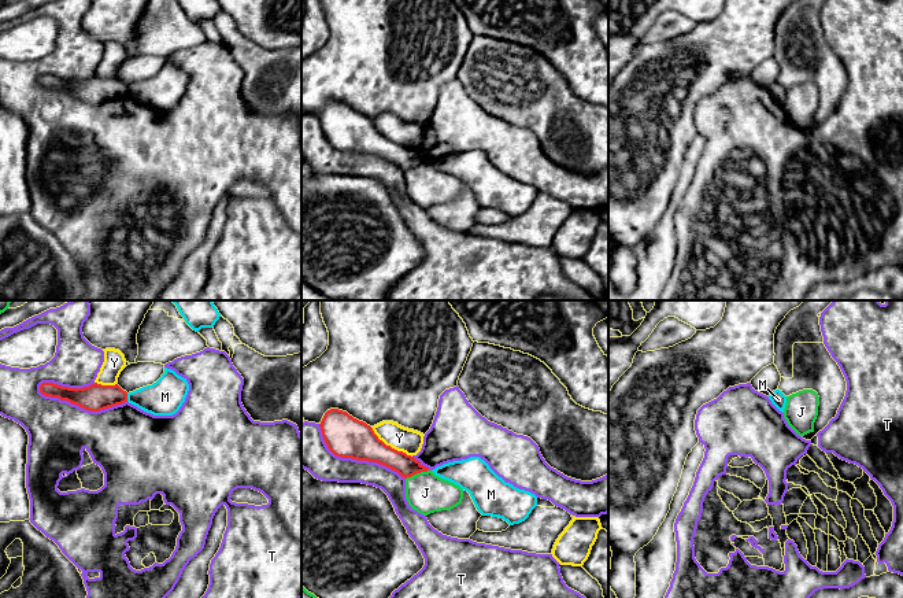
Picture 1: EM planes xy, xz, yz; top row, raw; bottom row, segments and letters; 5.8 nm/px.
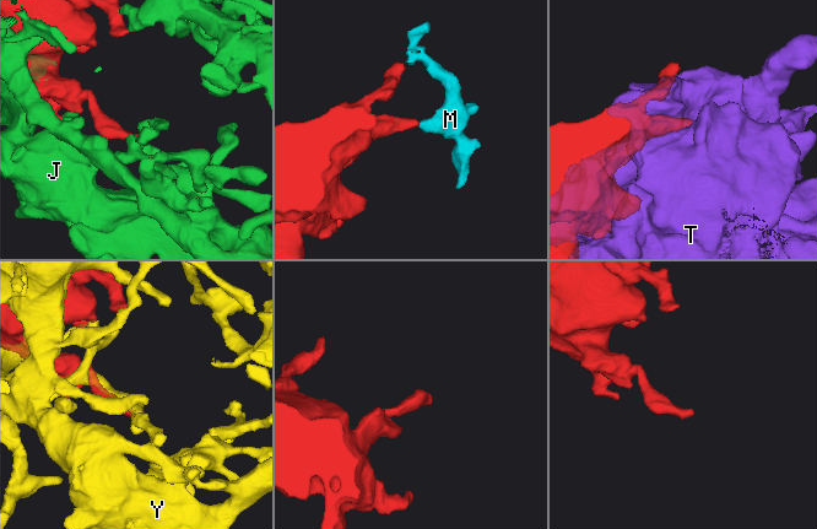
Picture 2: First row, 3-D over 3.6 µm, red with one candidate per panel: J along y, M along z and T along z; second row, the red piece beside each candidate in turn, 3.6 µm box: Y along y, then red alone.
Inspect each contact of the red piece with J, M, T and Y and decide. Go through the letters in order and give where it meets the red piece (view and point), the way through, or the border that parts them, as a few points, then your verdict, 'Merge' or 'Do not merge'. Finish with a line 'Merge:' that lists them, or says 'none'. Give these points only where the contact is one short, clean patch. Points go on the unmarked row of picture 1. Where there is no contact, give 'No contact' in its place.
J: Touches red at xz (417, 165). Do not merge
M: Touches red at xy (126, 91). Boundary: xy (126, 87), (128, 93). Do not merge
T: Touches red at xy (81, 99). Do not merge
Y: Touches red at xz (389, 139). Do not merge
Merge: none

